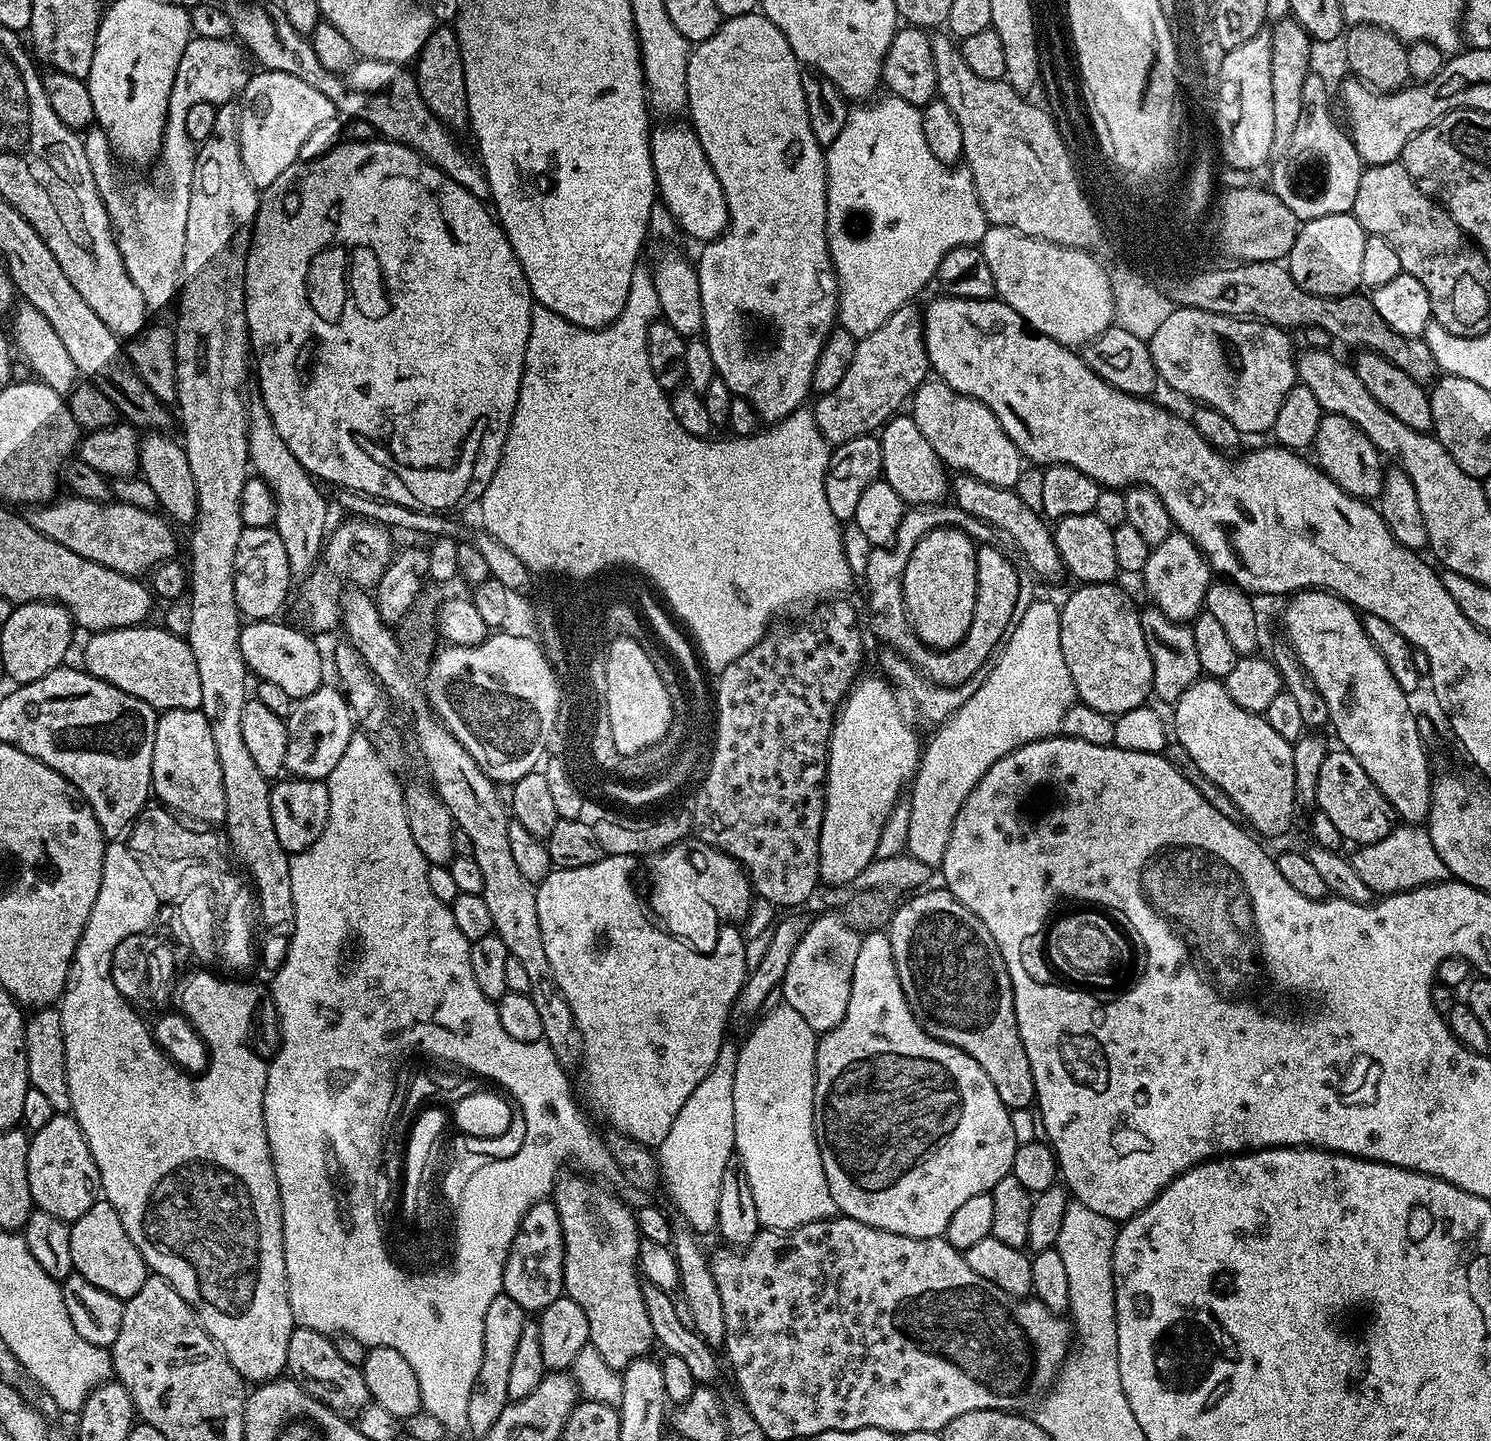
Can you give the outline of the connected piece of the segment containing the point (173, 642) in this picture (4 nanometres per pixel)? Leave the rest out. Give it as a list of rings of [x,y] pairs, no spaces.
[[[163,626],[148,627],[115,628],[91,633],[84,644],[83,671],[102,682],[110,682],[126,694],[134,694],[134,698],[145,700],[151,708],[160,712],[199,708],[202,702],[202,682],[198,679],[198,662],[194,662],[194,654],[190,650],[187,639],[183,636],[175,636]]]

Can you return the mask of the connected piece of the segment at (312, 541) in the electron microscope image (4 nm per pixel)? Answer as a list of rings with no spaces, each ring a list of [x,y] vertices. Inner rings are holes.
[[[256,398],[249,403],[248,409],[248,459],[251,469],[255,475],[263,478],[272,487],[272,494],[275,498],[276,516],[273,520],[273,527],[282,538],[282,544],[286,548],[287,561],[290,562],[291,572],[294,576],[300,574],[309,575],[314,562],[319,561],[322,554],[322,547],[328,533],[328,506],[323,494],[318,490],[319,485],[313,477],[298,462],[294,454],[290,453],[290,448],[286,442],[282,442],[281,435],[274,429],[273,419],[270,418],[269,411],[266,410],[263,401]]]

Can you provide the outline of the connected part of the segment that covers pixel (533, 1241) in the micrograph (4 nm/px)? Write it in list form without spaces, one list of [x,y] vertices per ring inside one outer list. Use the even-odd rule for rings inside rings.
[[[551,1199],[540,1200],[522,1218],[518,1226],[518,1234],[514,1234],[514,1242],[510,1246],[510,1254],[503,1267],[503,1293],[512,1298],[523,1308],[525,1313],[538,1314],[564,1294],[564,1243],[562,1242],[562,1222]]]

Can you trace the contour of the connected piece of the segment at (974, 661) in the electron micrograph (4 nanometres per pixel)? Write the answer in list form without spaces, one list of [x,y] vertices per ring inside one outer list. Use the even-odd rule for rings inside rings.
[[[905,511],[894,543],[891,546],[873,547],[868,561],[864,564],[864,580],[868,583],[868,608],[872,611],[873,634],[882,643],[889,644],[892,648],[901,648],[905,658],[914,667],[921,668],[936,684],[923,680],[902,657],[895,656],[892,652],[882,653],[880,664],[885,668],[883,671],[898,685],[899,691],[908,692],[909,698],[916,703],[917,710],[933,726],[939,726],[950,719],[960,709],[962,702],[966,702],[966,698],[970,698],[970,694],[978,690],[978,686],[982,686],[986,678],[990,678],[990,670],[994,670],[996,665],[994,653],[1003,645],[1017,615],[1020,576],[1016,573],[1015,566],[998,549],[996,546],[984,546],[977,551],[976,601],[970,630],[963,642],[943,650],[930,648],[920,641],[912,628],[911,620],[908,619],[908,612],[904,609],[904,571],[906,562],[910,562],[910,554],[914,550],[910,513]]]

